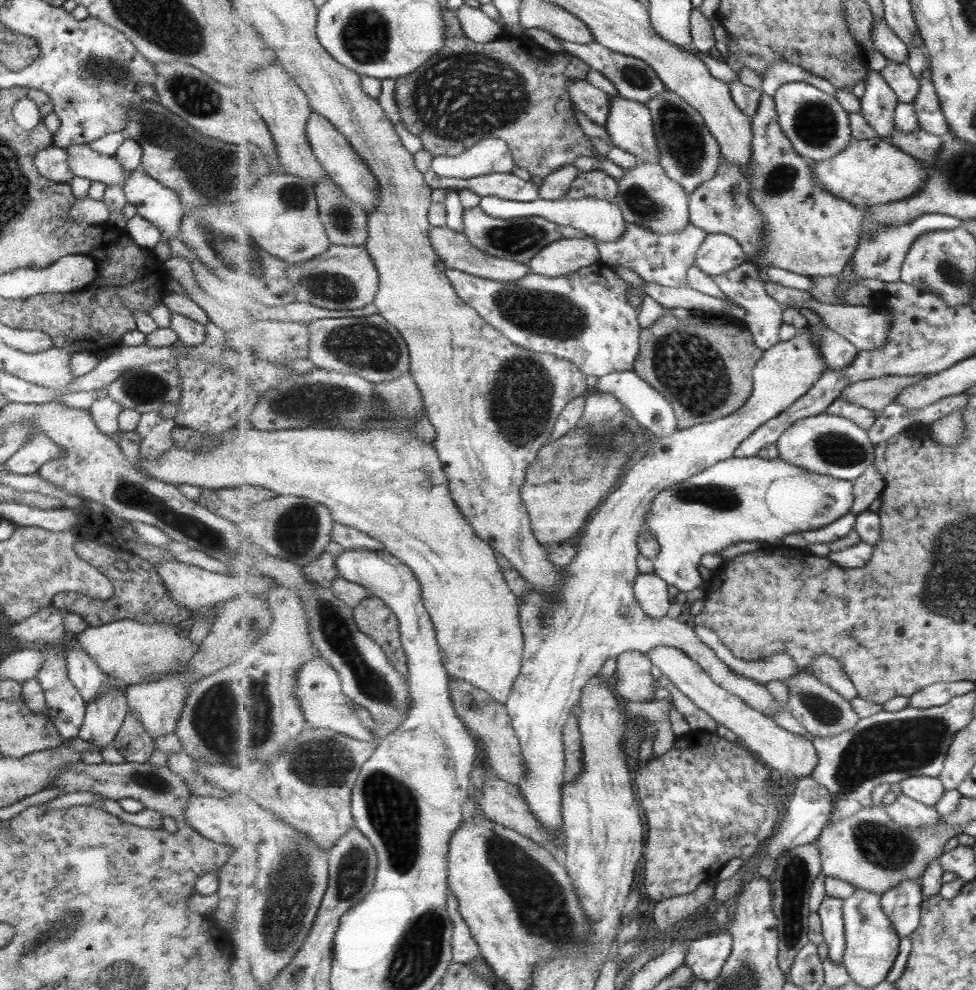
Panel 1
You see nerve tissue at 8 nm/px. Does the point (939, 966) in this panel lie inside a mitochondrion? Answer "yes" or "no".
no

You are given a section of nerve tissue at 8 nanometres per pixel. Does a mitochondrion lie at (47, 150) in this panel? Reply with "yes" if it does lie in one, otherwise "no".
no

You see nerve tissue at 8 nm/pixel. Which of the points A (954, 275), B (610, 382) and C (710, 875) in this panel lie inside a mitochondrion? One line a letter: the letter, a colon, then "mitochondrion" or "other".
A: mitochondrion
B: other
C: other

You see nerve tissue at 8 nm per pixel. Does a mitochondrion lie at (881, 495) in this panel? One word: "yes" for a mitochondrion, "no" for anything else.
no

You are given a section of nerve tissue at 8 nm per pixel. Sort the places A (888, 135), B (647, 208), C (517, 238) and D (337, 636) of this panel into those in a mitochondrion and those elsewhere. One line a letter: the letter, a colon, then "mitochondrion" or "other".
A: other
B: mitochondrion
C: mitochondrion
D: mitochondrion

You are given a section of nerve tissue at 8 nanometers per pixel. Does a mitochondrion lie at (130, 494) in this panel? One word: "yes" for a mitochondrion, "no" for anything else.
yes

